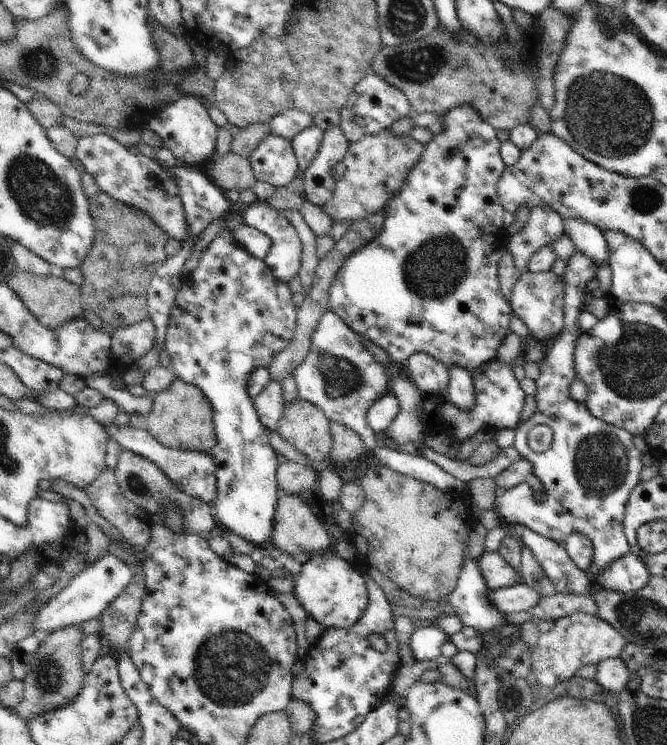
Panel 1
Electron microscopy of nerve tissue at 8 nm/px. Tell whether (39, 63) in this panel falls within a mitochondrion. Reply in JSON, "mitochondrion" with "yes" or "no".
{"mitochondrion":"yes"}

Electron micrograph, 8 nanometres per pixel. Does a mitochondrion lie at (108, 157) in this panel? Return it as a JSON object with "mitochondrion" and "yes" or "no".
{"mitochondrion":"no"}

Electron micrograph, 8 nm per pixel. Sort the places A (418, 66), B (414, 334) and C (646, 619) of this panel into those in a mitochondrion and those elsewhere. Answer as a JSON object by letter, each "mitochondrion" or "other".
{"A":"mitochondrion","B":"other","C":"mitochondrion"}

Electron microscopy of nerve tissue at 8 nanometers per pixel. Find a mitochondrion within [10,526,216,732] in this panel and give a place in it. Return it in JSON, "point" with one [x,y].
{"point":[48,675]}

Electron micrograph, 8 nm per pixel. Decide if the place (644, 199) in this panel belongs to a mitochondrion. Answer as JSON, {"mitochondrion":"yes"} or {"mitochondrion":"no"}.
{"mitochondrion":"yes"}

